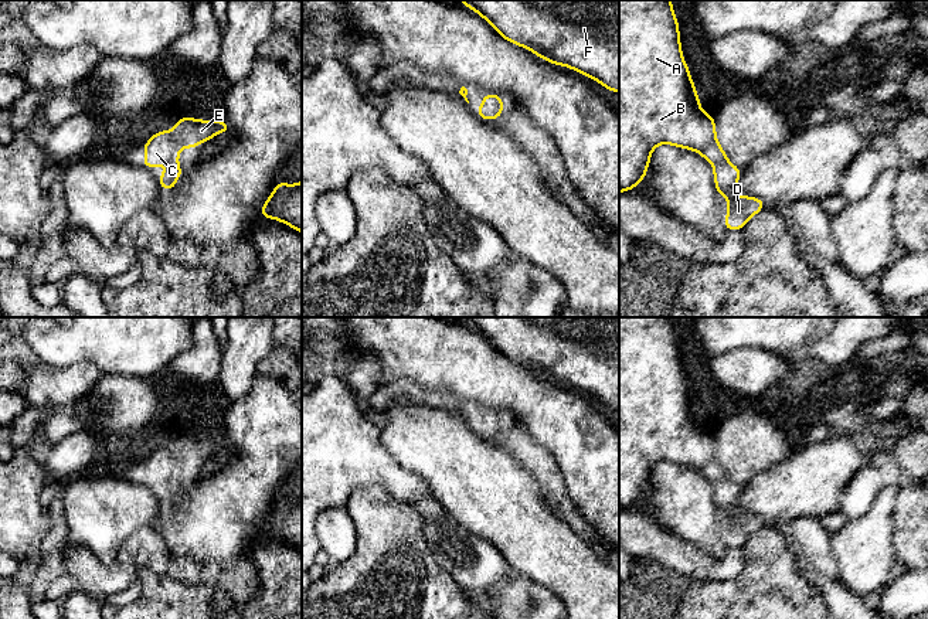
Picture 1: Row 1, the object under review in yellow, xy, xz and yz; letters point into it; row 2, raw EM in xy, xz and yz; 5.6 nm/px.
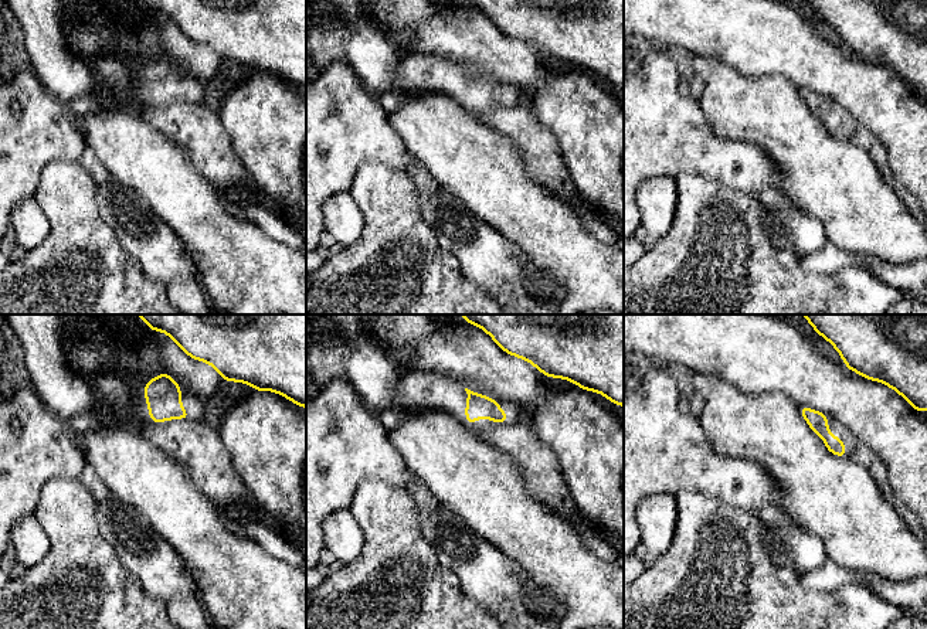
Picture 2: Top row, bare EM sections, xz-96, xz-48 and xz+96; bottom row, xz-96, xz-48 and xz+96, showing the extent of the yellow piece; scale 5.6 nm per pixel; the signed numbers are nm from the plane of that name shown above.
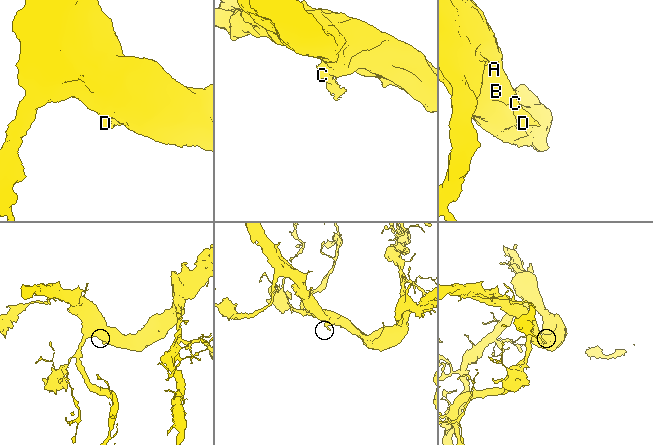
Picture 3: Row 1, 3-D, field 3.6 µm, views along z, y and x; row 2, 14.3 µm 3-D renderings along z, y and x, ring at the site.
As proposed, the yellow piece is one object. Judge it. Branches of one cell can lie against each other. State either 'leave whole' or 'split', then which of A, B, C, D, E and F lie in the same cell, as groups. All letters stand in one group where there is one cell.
leave whole; A B C D E F

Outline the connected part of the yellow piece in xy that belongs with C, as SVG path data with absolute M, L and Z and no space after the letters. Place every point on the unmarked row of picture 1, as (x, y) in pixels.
M180 433L173 449L157 449L143 462L146 470L143 484L170 482L171 484L159 494L159 500L160 506L171 509L183 492L183 486L179 484L179 467L198 465L201 459L208 459L221 449L230 452L228 441L224 436L214 439Z

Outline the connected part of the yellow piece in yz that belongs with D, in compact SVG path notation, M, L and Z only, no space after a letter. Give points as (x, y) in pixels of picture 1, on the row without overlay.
M619 317L619 510L629 509L646 493L650 472L657 462L667 460L696 467L713 480L715 507L728 517L724 543L728 548L742 547L745 540L764 527L764 517L751 513L737 518L738 494L742 487L728 479L718 462L713 432L701 428L694 398L681 373L679 340L670 317Z

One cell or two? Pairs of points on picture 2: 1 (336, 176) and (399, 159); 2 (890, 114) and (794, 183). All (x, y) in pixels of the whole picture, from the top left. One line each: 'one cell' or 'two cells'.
1: one cell
2: two cells

